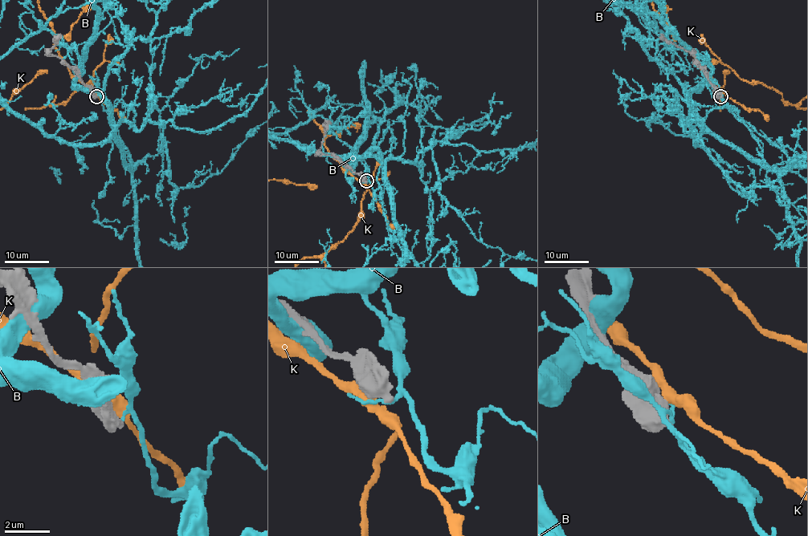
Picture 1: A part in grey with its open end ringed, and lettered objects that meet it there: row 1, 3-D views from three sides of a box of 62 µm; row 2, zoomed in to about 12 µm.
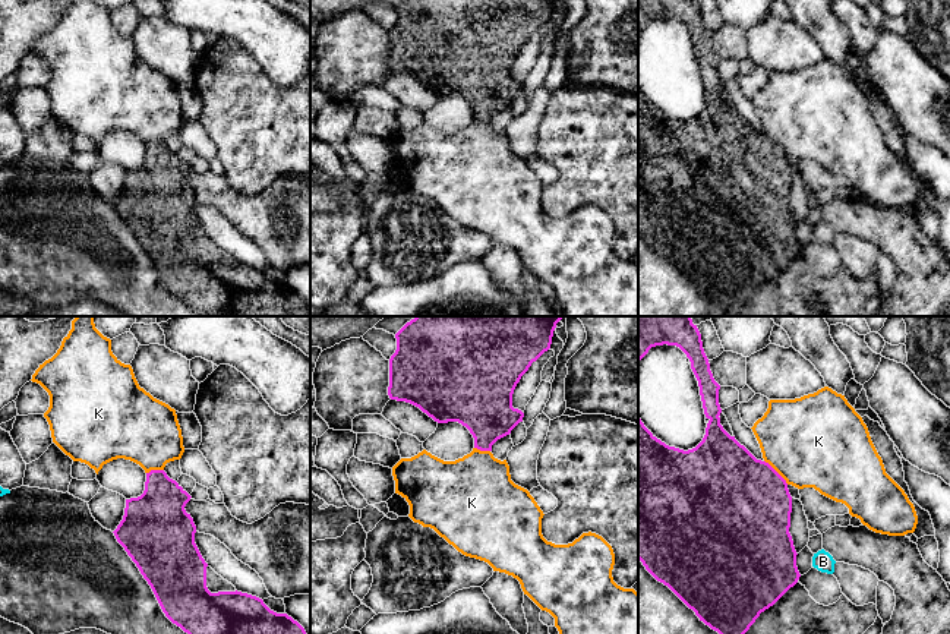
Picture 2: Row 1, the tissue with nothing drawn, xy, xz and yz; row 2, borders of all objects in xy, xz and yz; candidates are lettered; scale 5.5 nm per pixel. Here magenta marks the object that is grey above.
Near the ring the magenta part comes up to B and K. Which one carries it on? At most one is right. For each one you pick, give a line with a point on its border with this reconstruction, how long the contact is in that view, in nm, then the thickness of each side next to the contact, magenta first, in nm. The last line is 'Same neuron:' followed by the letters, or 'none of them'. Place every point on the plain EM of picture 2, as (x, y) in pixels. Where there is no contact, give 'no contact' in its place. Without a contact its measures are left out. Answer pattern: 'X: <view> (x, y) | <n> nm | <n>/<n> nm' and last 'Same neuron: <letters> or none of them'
Same neuron: none of them

